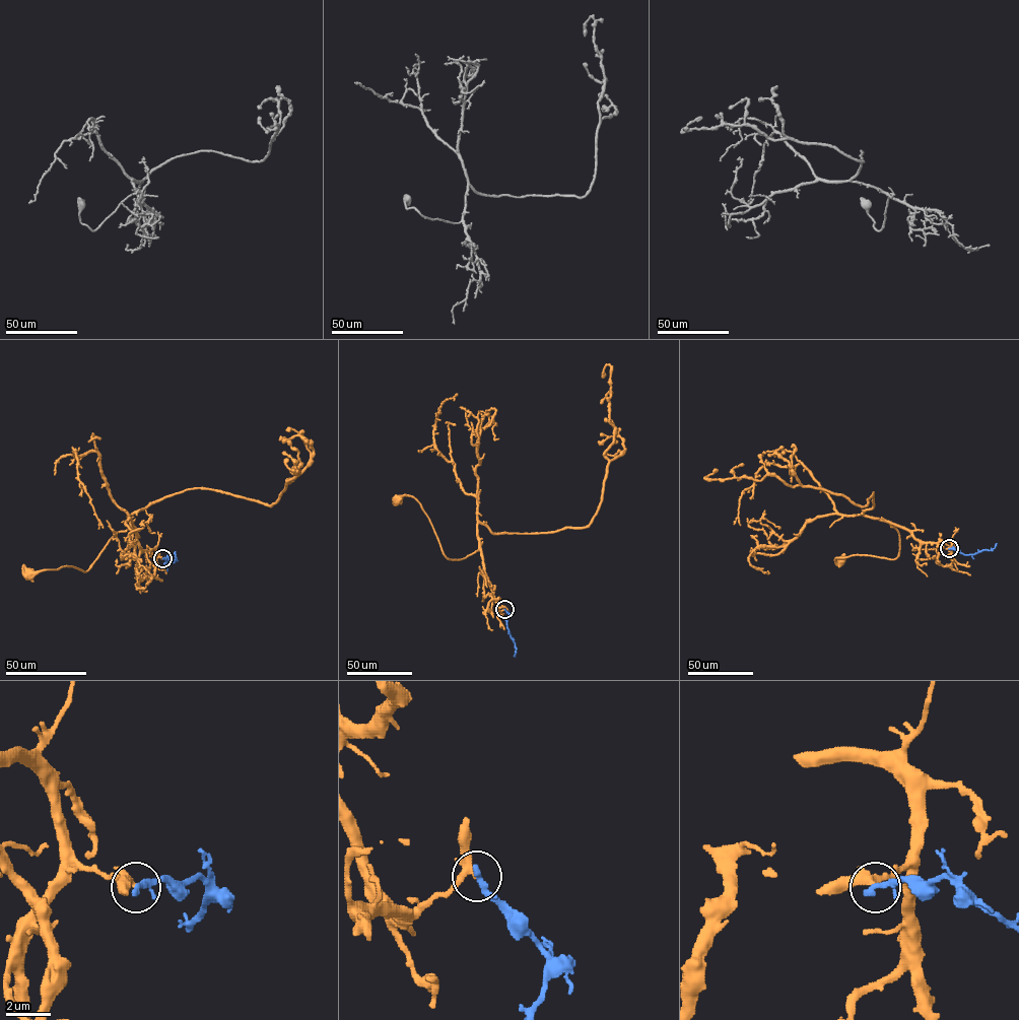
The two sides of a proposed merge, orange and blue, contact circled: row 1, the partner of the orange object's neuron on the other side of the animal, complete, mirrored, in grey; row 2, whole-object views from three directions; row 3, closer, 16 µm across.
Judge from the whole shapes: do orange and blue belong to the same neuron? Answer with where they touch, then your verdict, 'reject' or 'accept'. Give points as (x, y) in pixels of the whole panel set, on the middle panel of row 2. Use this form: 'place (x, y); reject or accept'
place (504, 609); reject

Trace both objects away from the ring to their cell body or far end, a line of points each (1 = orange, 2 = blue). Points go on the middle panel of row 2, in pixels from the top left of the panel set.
1: (504, 609), (498, 609), (479, 549), (462, 559), (448, 559), (420, 504), (411, 496), (397, 499)
2: (504, 609), (508, 614), (506, 628), (516, 650), (515, 656)

